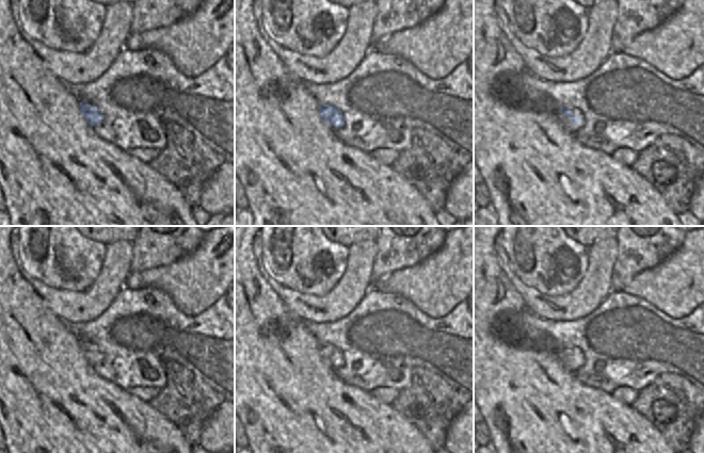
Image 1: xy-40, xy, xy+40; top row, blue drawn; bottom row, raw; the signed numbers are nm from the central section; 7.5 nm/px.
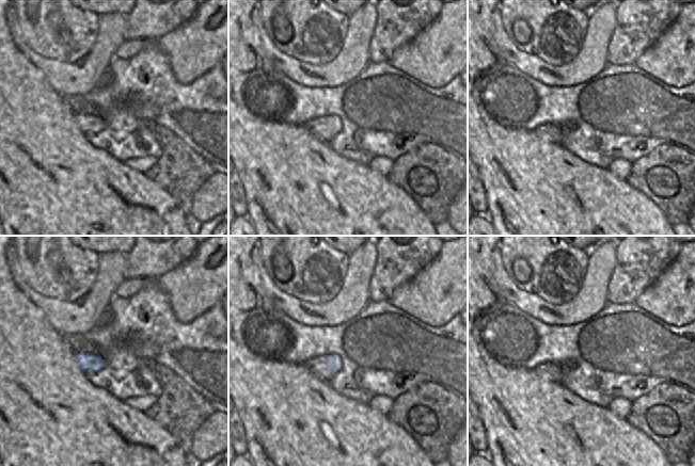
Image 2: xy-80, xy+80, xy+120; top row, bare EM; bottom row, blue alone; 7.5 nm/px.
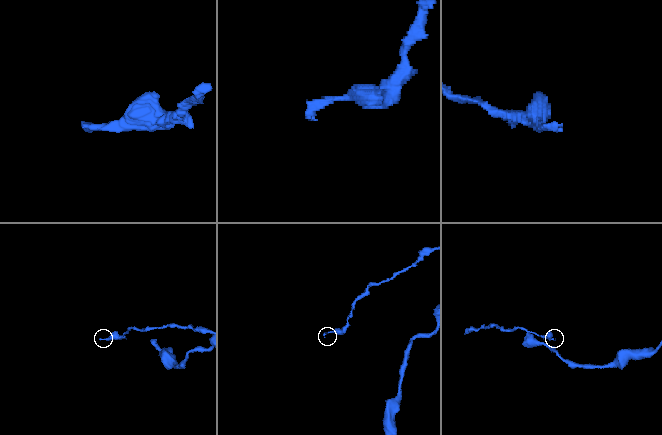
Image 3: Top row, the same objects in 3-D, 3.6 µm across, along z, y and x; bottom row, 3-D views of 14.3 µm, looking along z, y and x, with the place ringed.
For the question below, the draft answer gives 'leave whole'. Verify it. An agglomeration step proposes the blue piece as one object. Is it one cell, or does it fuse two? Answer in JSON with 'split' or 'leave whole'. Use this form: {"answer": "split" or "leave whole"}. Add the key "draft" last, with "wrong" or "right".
{"answer": "split", "draft": "wrong"}

